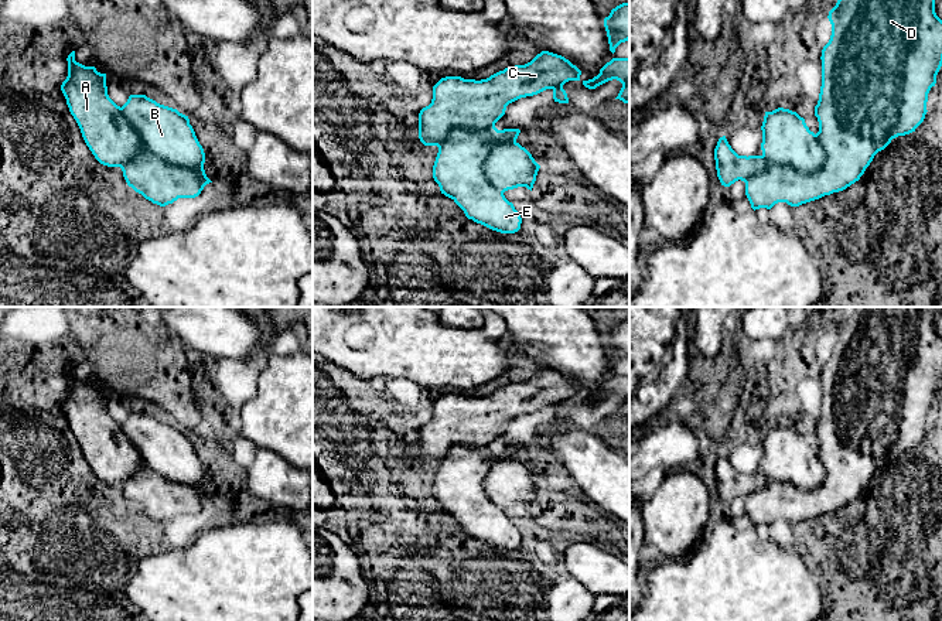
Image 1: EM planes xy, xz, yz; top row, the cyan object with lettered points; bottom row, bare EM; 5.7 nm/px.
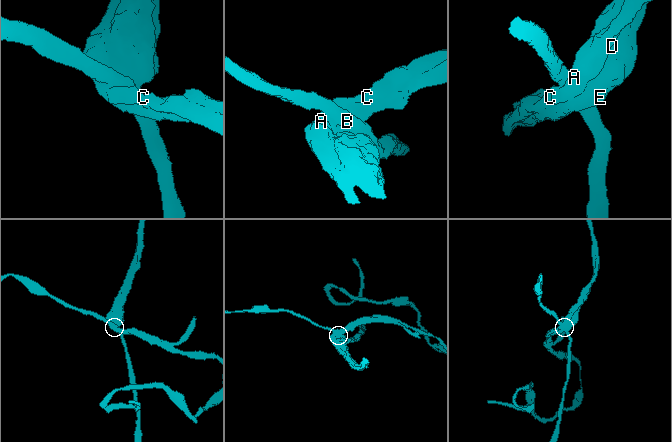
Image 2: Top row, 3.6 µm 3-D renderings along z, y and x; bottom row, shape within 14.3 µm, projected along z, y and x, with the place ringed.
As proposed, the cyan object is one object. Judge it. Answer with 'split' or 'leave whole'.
split

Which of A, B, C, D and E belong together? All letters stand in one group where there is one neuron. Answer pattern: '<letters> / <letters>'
A C D E / B

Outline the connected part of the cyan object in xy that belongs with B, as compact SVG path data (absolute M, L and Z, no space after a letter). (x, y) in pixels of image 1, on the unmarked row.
M130 412L122 430L154 472L173 482L201 489L205 501L209 498L204 487L205 470L188 433L146 412Z

